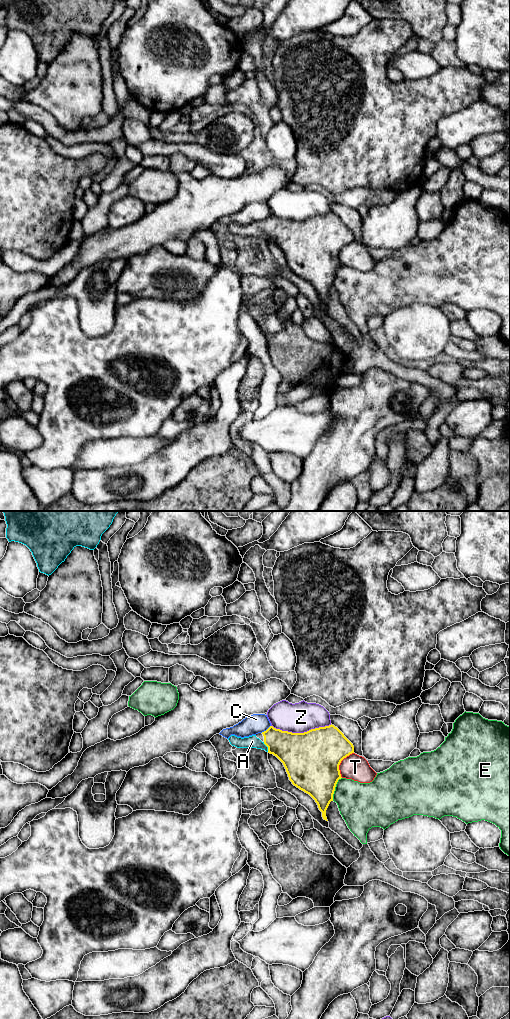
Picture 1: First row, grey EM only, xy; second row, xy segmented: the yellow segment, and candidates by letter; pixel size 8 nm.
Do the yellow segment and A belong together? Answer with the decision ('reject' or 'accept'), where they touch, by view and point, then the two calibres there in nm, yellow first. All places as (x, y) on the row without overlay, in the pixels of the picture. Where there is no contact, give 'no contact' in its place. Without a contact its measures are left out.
accept; meets yellow in xy at (267, 234); 300 nm thick on the yellow side, 100 nm on the other

